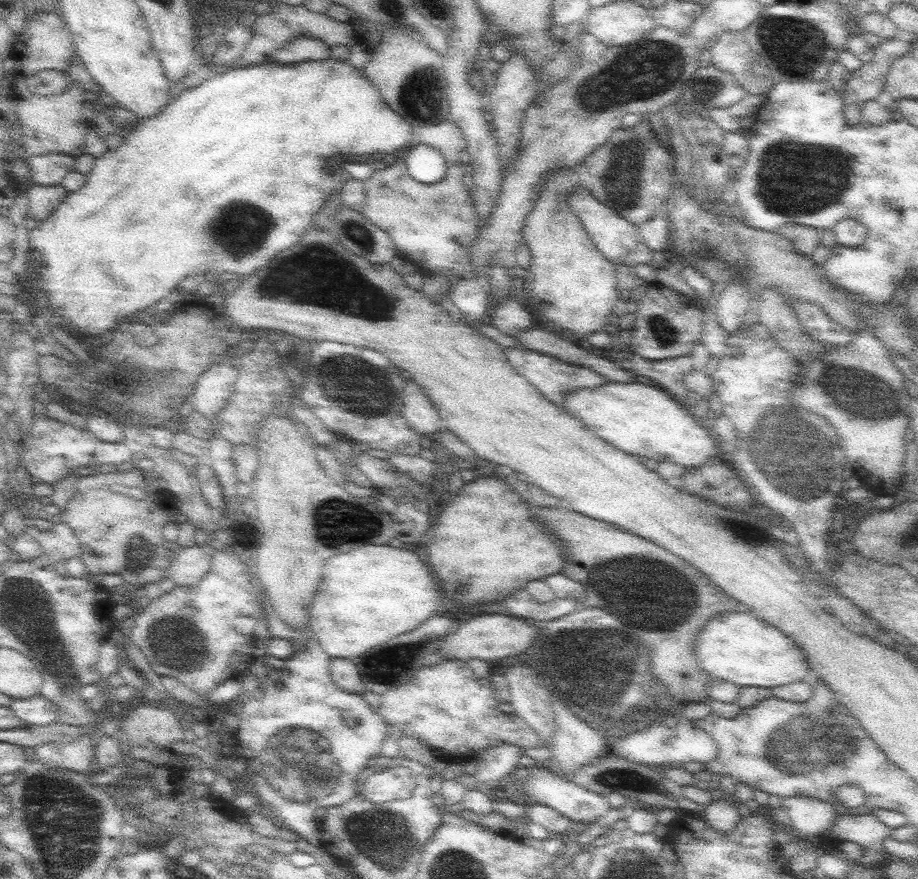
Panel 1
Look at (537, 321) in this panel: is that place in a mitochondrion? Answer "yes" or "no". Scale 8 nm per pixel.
no

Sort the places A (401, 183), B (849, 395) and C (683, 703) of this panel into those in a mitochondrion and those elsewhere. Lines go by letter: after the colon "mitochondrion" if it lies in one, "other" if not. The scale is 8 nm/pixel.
A: other
B: mitochondrion
C: other

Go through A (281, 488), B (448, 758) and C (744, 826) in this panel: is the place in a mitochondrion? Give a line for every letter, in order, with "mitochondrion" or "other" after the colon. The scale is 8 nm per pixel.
A: other
B: other
C: other

